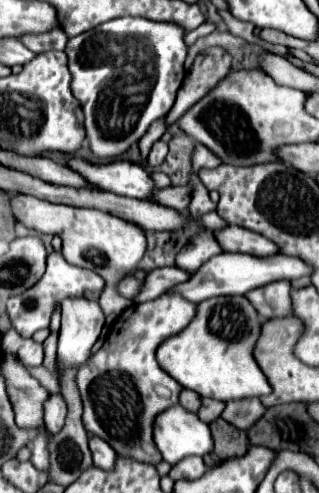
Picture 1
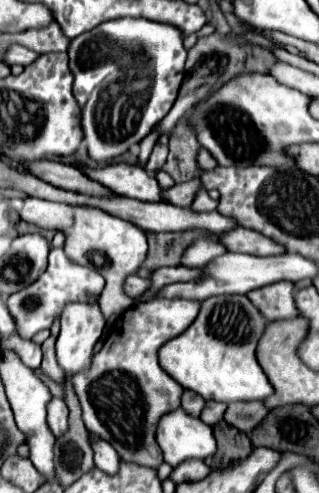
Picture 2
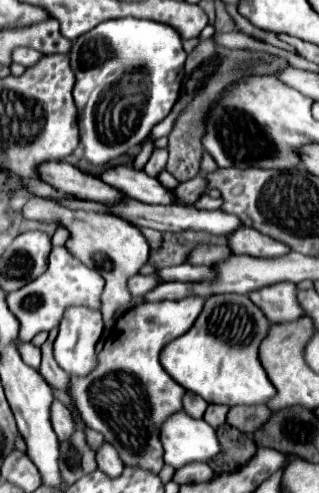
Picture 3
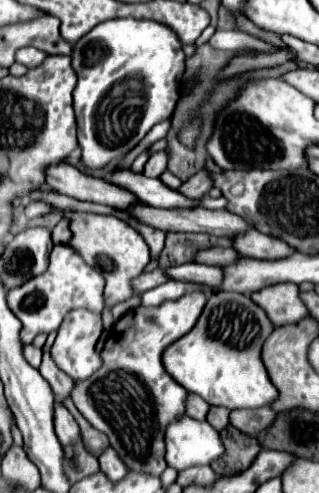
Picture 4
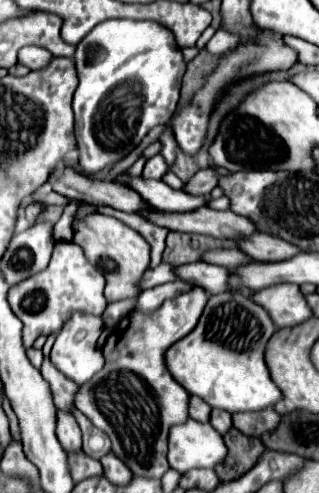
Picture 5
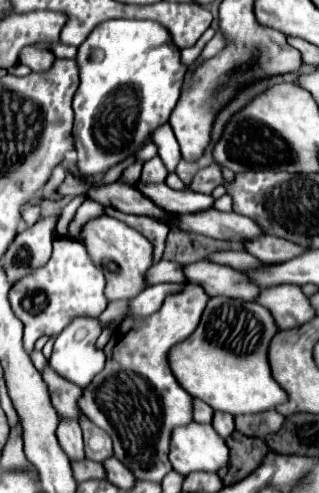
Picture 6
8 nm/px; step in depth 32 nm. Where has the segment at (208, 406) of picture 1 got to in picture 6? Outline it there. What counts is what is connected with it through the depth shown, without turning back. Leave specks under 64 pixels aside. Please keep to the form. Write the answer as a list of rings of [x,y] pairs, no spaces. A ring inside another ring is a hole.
[[[216,412],[216,414],[214,414],[212,426],[214,426],[214,430],[216,430],[222,438],[232,436],[232,432],[236,430],[236,428],[234,428],[234,416],[232,416],[232,414],[224,414],[224,412]]]

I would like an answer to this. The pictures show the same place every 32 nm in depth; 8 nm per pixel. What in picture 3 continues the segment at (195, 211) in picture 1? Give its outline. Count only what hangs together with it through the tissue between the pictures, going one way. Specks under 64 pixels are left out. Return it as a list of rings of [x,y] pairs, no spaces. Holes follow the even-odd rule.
[[[204,194],[204,196],[200,196],[196,202],[194,202],[194,206],[196,208],[202,208],[202,210],[218,210],[218,208],[222,208],[222,198],[218,198],[218,200],[214,200],[214,198],[210,198],[208,194]]]

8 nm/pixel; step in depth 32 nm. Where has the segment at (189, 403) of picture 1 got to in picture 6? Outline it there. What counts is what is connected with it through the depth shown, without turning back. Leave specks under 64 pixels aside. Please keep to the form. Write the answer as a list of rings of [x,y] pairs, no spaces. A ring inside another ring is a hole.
[[[196,398],[194,400],[194,420],[200,424],[212,424],[212,416],[214,416],[214,410]]]

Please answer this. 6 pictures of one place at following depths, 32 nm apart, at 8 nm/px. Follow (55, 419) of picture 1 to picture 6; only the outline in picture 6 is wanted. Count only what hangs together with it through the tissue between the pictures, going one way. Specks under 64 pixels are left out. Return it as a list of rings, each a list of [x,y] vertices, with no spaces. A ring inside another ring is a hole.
[[[60,420],[56,436],[58,436],[58,442],[60,442],[62,450],[68,454],[68,458],[72,462],[82,462],[86,458],[82,428],[80,428],[78,420]]]

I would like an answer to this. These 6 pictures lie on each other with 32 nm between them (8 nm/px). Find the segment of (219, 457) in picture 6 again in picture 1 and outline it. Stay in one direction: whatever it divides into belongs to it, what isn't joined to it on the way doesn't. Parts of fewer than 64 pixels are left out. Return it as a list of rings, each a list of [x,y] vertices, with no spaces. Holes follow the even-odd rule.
[[[180,404],[156,418],[154,440],[162,458],[174,466],[188,456],[206,456],[214,448],[210,426]]]

